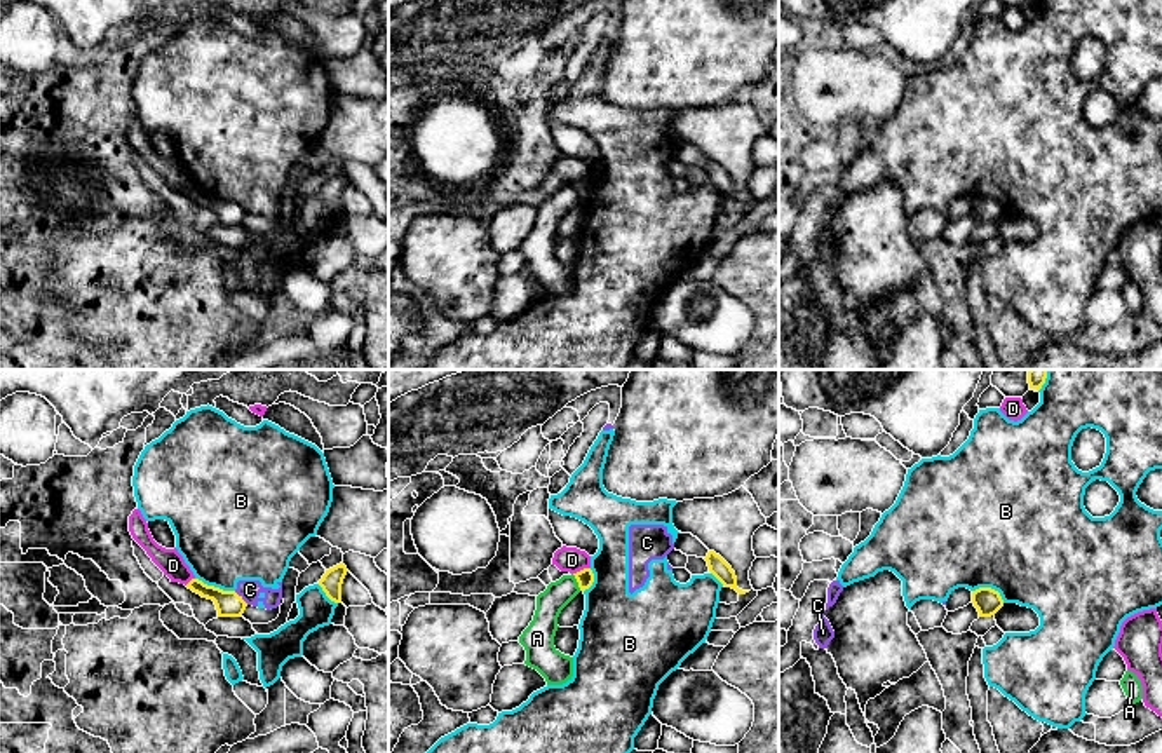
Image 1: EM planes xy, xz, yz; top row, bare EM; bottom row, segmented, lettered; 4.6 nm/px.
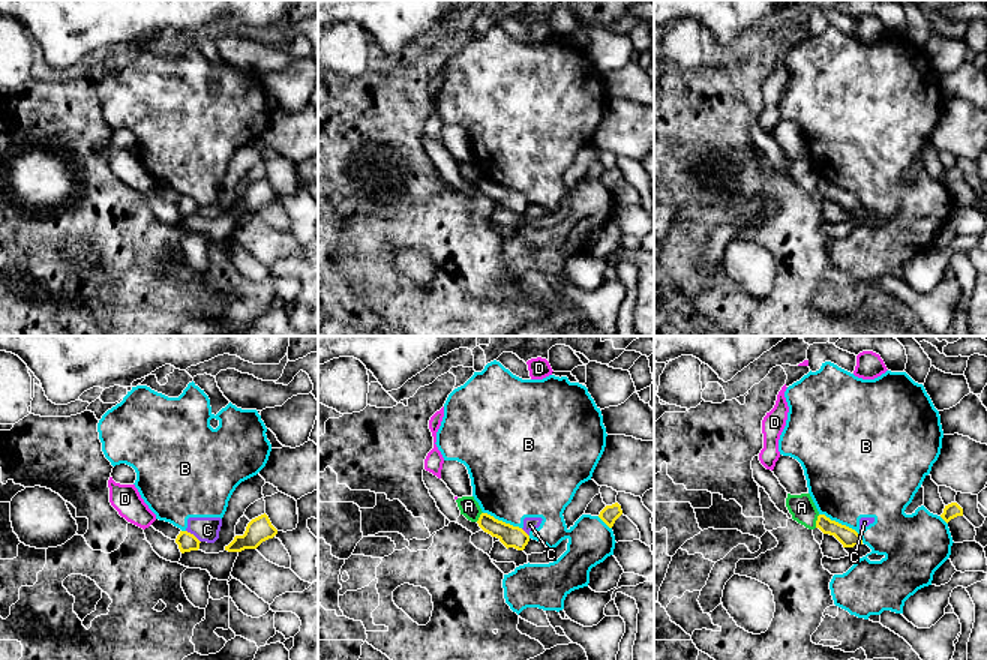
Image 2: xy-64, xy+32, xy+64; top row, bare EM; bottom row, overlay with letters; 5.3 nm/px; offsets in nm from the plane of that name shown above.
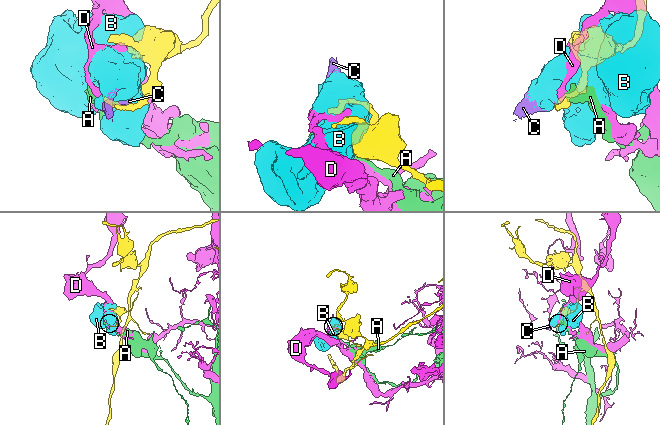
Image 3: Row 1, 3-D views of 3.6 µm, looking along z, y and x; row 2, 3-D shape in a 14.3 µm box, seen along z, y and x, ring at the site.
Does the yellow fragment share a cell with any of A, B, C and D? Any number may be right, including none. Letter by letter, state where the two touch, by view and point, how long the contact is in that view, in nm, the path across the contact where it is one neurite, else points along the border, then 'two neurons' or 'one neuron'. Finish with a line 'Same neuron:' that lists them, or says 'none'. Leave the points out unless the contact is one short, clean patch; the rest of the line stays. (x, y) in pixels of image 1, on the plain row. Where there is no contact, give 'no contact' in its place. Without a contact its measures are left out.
A: meets yellow in xz at (577, 190); contact 90 nm long; border along xz (572, 183), (580, 199); two neurons
B: meets yellow in xy at (213, 196); contact 200 nm long; two neurons
C: meets yellow in xy at (241, 206); contact 90 nm long; border along xy (234, 201), (248, 213); two neurons
D: meets yellow in xz at (580, 180); contact 90 nm long; two neurons
Same neuron: none

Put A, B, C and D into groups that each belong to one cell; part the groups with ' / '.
A / B C / D

